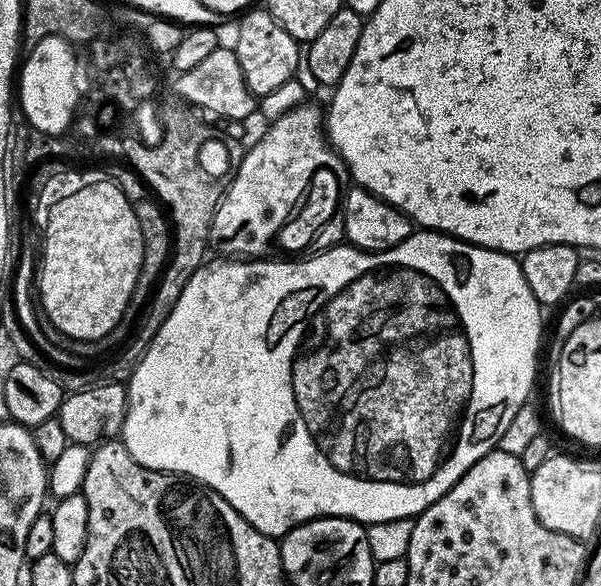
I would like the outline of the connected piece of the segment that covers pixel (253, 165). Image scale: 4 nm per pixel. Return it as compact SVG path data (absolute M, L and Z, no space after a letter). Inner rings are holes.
M304 102L271 121L267 127L262 138L245 151L216 208L209 245L219 255L228 258L265 255L270 240L277 237L303 201L313 171L323 166L338 173L343 171L343 161L326 139L321 107Z

